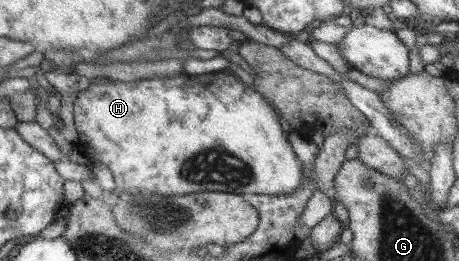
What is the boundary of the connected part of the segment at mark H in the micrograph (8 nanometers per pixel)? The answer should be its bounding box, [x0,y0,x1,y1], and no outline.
[73,71,305,199]

